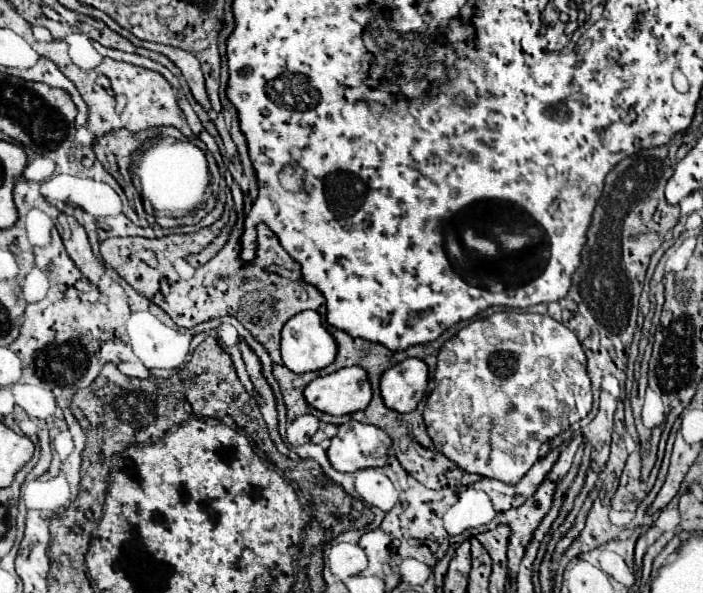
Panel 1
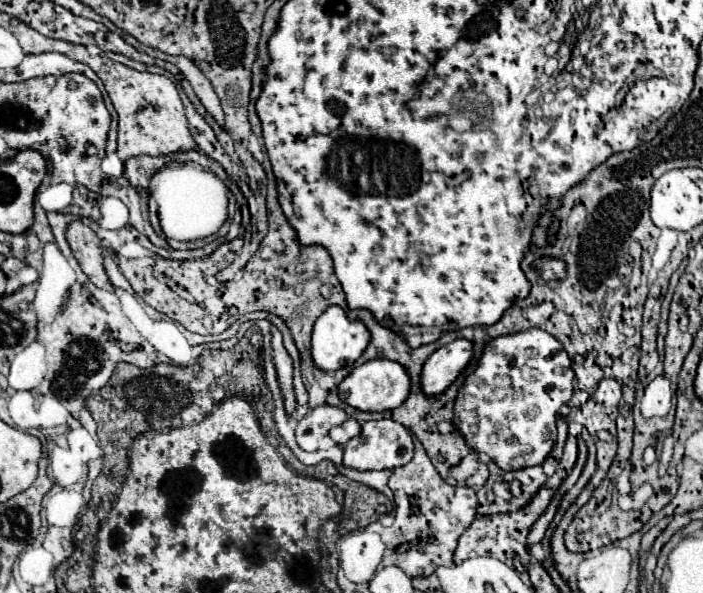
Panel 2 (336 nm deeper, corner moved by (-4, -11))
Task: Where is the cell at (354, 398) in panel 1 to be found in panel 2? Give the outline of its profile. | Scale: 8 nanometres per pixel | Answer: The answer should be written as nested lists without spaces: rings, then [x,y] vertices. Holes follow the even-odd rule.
[[[371,359],[359,365],[349,377],[343,379],[343,383],[339,385],[339,395],[345,403],[349,403],[355,409],[387,411],[399,407],[409,397],[409,389],[411,389],[411,377],[401,363],[391,359]]]

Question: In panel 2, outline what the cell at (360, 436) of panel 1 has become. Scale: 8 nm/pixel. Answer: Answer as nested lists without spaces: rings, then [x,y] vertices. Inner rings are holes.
[[[381,419],[363,423],[361,433],[345,443],[343,463],[359,471],[373,471],[373,469],[379,471],[379,469],[401,467],[403,463],[411,461],[411,455],[413,455],[413,435],[407,431],[407,427],[403,427],[393,419]]]

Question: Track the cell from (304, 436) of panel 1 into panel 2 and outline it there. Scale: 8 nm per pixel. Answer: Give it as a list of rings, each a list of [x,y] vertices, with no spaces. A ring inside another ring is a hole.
[[[319,405],[315,409],[311,409],[297,425],[295,429],[295,437],[297,437],[297,445],[305,451],[317,451],[319,449],[319,441],[329,435],[331,427],[341,425],[343,421],[347,421],[349,415],[341,409],[341,407],[329,407],[329,405]]]

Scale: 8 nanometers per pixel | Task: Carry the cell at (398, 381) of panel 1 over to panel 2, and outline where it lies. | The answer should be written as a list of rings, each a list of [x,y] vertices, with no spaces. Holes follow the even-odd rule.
[[[455,339],[439,347],[425,363],[421,383],[427,395],[443,393],[473,359],[473,341]]]

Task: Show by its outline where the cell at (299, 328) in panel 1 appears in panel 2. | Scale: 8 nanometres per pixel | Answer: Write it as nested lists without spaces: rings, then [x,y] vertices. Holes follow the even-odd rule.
[[[333,305],[315,321],[313,337],[311,337],[311,355],[313,355],[313,361],[315,361],[315,365],[319,369],[337,371],[337,369],[341,369],[345,365],[353,365],[361,357],[365,347],[369,345],[369,339],[371,339],[371,333],[363,325],[363,321],[349,319],[345,315],[343,307]]]

